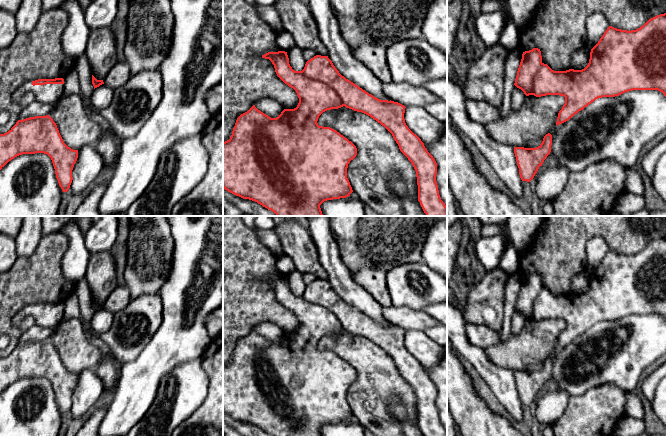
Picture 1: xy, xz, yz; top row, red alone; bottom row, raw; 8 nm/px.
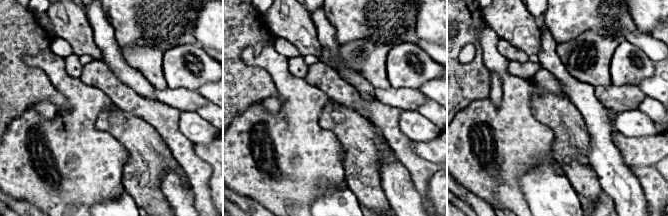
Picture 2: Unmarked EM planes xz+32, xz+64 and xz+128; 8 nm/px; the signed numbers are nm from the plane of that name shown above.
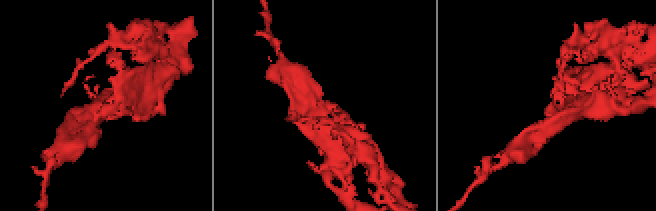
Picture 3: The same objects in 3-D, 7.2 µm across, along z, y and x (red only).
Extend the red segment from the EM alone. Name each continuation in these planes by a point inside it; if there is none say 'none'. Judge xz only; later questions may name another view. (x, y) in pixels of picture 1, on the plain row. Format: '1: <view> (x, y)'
none

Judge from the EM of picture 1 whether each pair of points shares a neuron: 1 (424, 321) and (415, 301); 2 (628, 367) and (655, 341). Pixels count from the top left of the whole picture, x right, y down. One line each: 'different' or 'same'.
1: different
2: same

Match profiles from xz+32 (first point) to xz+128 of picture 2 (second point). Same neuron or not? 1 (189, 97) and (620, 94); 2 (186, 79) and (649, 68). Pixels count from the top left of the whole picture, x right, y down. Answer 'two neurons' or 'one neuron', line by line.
1: one neuron
2: one neuron

